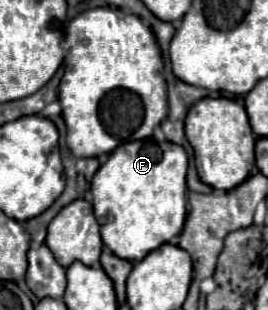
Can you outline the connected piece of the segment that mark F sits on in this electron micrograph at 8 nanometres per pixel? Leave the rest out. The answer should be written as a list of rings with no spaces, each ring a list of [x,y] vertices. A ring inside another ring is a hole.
[[[138,140],[138,142],[126,142],[124,146],[118,146],[108,160],[98,168],[98,172],[92,178],[92,204],[94,214],[100,224],[100,234],[104,246],[108,246],[118,258],[124,258],[128,262],[142,260],[148,252],[156,250],[158,246],[174,240],[186,220],[186,170],[188,170],[188,158],[182,146],[172,142],[162,142],[162,148],[156,140]]]

